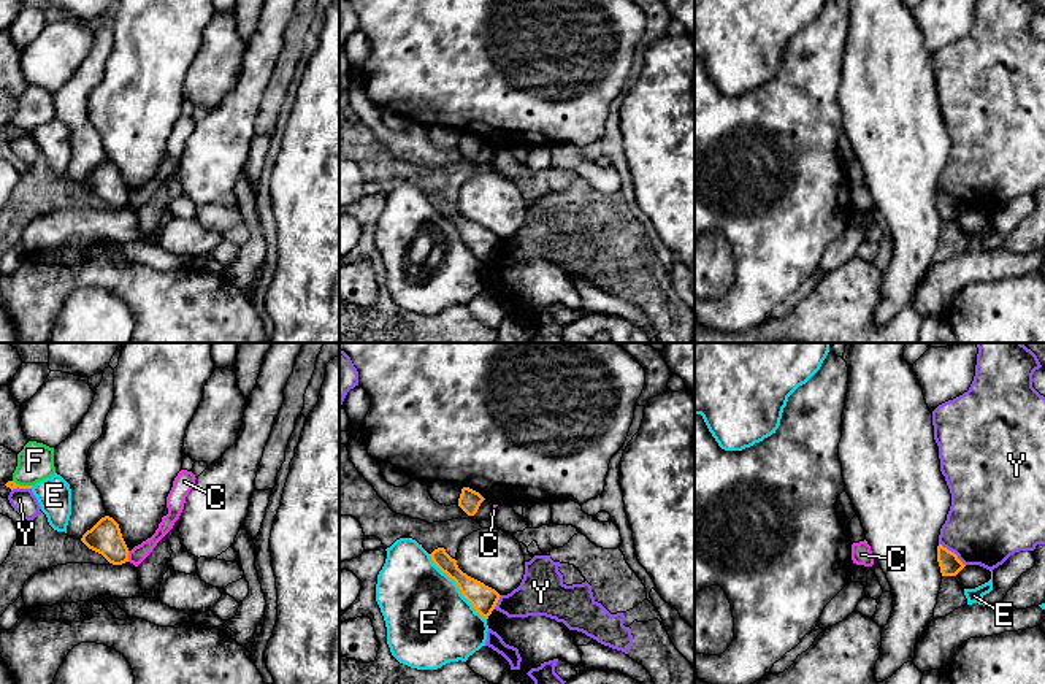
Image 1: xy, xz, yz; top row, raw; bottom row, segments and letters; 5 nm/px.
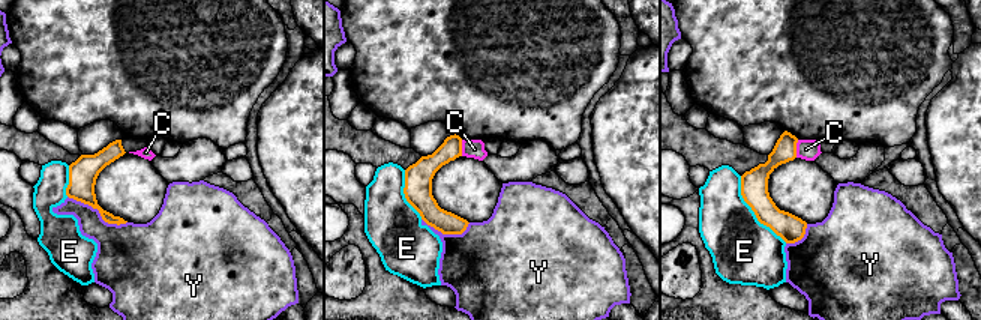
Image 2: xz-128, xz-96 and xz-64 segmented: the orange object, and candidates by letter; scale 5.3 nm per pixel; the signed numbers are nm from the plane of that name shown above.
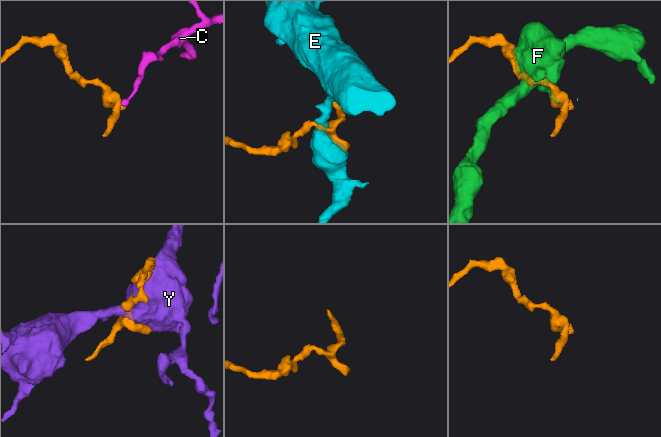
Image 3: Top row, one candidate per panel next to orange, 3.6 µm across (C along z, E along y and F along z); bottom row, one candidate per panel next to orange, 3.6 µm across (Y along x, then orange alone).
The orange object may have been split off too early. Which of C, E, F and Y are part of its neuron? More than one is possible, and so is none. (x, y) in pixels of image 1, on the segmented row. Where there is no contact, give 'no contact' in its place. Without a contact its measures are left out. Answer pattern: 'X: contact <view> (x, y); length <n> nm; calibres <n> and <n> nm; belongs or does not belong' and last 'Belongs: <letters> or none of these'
C: contact xy (127, 556); length 60 nm; calibres 170 and 80 nm; does not belong
E: contact xz (457, 584); length 440 nm; calibres 140 and 440 nm; does not belong
F: contact xy (22, 486); length 100 nm; calibres 50 and 190 nm; does not belong
Y: contact yz (953, 553); length 180 nm; calibres 110 and 420 nm; does not belong
Belongs: none of these

